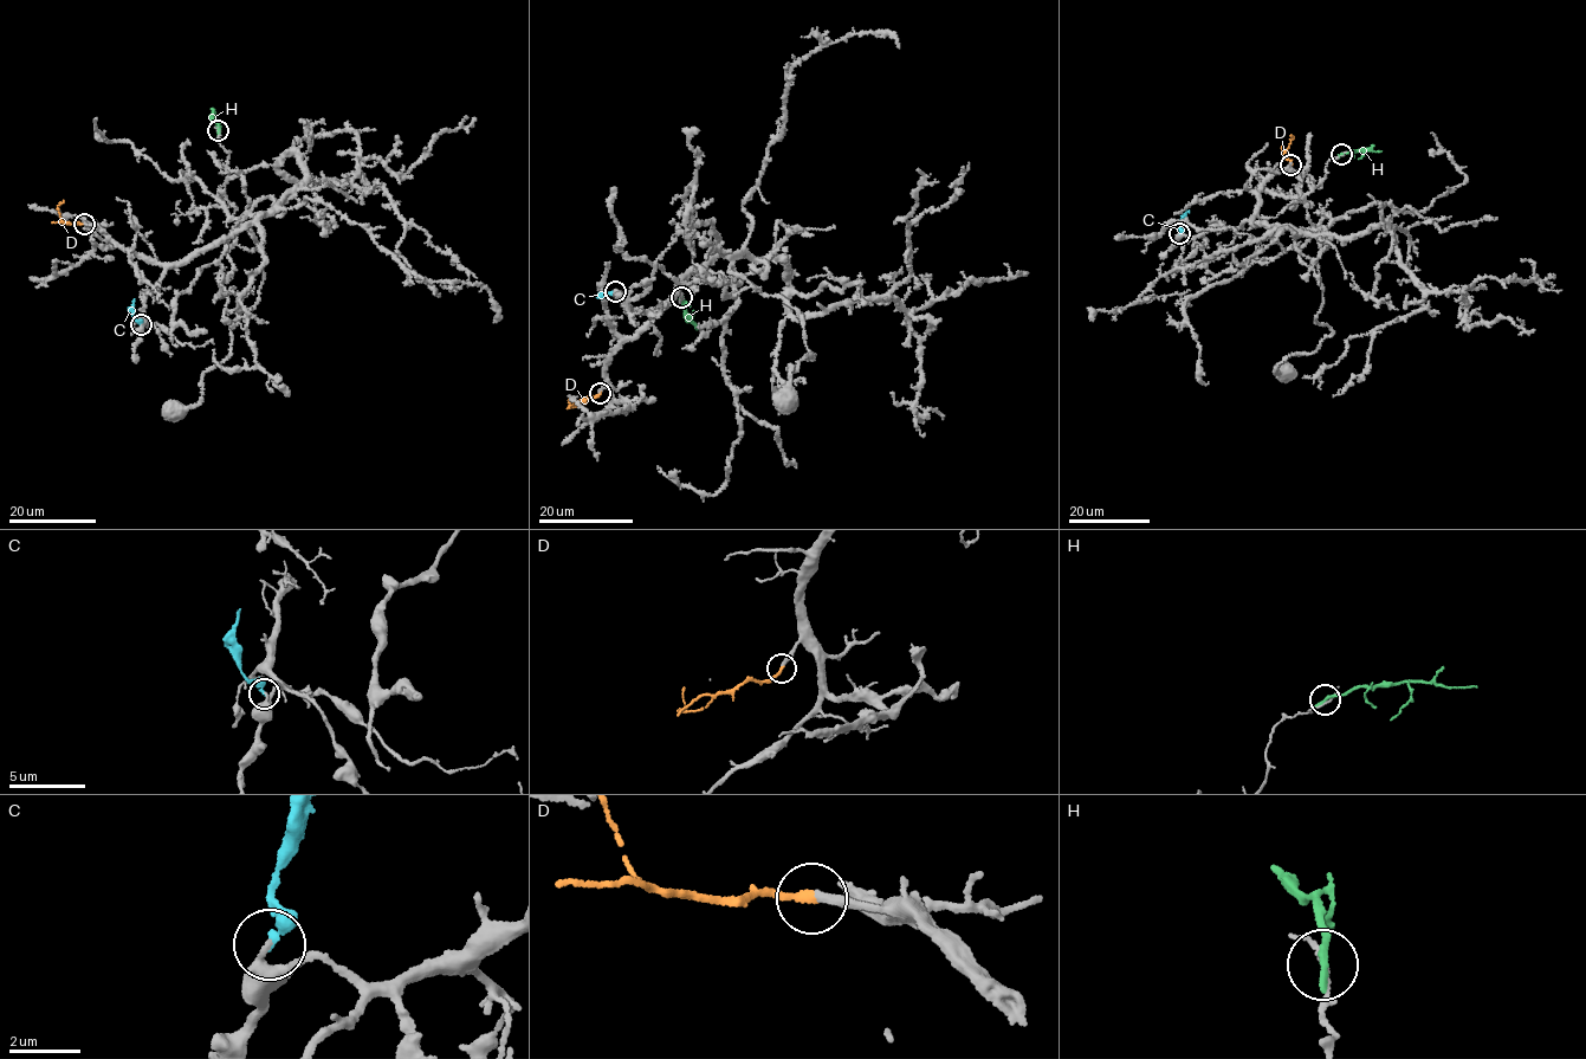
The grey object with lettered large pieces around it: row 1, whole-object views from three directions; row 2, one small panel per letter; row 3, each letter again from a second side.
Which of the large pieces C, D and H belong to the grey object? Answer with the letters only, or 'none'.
D

